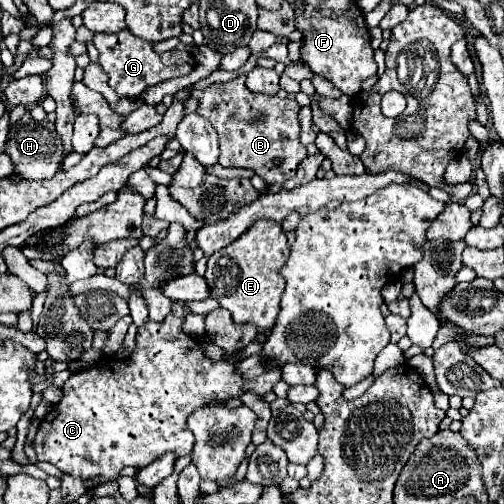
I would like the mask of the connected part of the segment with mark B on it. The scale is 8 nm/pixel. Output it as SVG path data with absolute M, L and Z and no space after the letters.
M244 75L228 83L212 83L204 91L192 91L200 99L198 113L212 123L220 137L220 165L222 167L244 167L254 169L266 183L286 183L296 175L298 165L308 155L300 143L296 99L282 99L278 95L260 95L248 91Z

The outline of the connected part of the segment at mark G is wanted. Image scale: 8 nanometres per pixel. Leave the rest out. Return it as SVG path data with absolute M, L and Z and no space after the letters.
M124 29L120 33L94 33L92 43L100 53L98 61L108 75L108 85L112 89L116 89L118 97L140 97L140 93L146 87L152 87L152 85L162 83L172 77L188 75L196 65L194 55L188 55L186 51L174 49L174 51L166 51L162 55L154 53L152 43L136 39L128 29Z

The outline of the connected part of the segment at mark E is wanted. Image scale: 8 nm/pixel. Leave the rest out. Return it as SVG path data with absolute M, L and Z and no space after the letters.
M258 219L234 243L220 251L214 251L208 257L204 279L210 287L210 295L232 313L232 319L236 323L254 323L260 331L272 327L280 309L280 295L286 285L280 269L288 261L288 255L290 245L286 241L282 225L270 219Z

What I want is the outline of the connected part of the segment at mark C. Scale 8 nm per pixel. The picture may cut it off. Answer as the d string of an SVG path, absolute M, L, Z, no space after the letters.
M174 303L174 305L172 305L172 311L166 315L164 321L160 321L160 323L156 323L156 321L146 321L146 323L138 329L136 349L134 349L128 357L120 359L120 357L116 357L116 355L110 355L110 357L104 357L100 363L96 363L96 365L88 367L88 369L74 371L74 373L70 375L70 379L64 383L64 387L62 387L62 393L64 393L62 401L56 403L56 405L52 407L52 411L40 421L38 433L36 433L36 437L32 439L32 447L34 447L36 455L38 455L38 461L48 461L48 463L52 463L54 467L58 467L62 473L72 475L72 477L80 477L80 479L92 479L92 477L112 479L112 477L116 477L126 465L146 467L148 463L152 463L152 459L158 459L158 457L162 457L162 455L168 453L168 451L172 451L172 453L176 453L176 455L188 455L188 453L192 453L194 435L192 435L192 433L188 431L188 427L186 427L188 415L192 415L192 411L196 411L196 409L200 409L200 407L206 407L206 405L212 405L212 403L216 403L216 401L226 403L226 401L230 401L230 399L234 399L234 397L240 397L240 395L246 391L246 387L244 387L242 375L236 371L236 363L230 363L230 361L228 361L230 357L240 357L240 355L244 353L244 349L232 351L232 353L230 353L230 351L224 351L224 357L222 357L220 361L210 359L210 357L204 353L204 349L200 347L200 343L182 331L182 323L184 323L186 315L188 315L188 313L186 313L186 309L184 309L184 303Z

